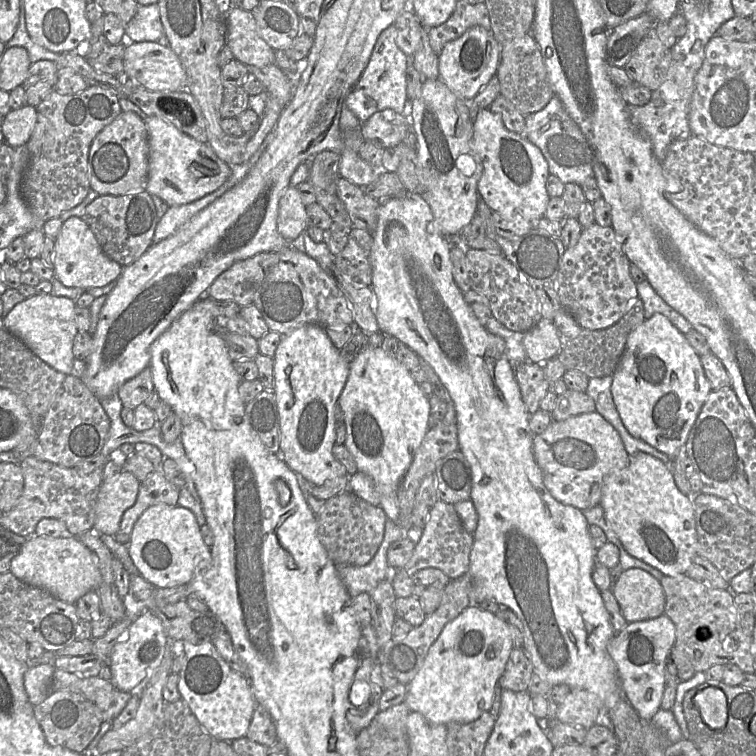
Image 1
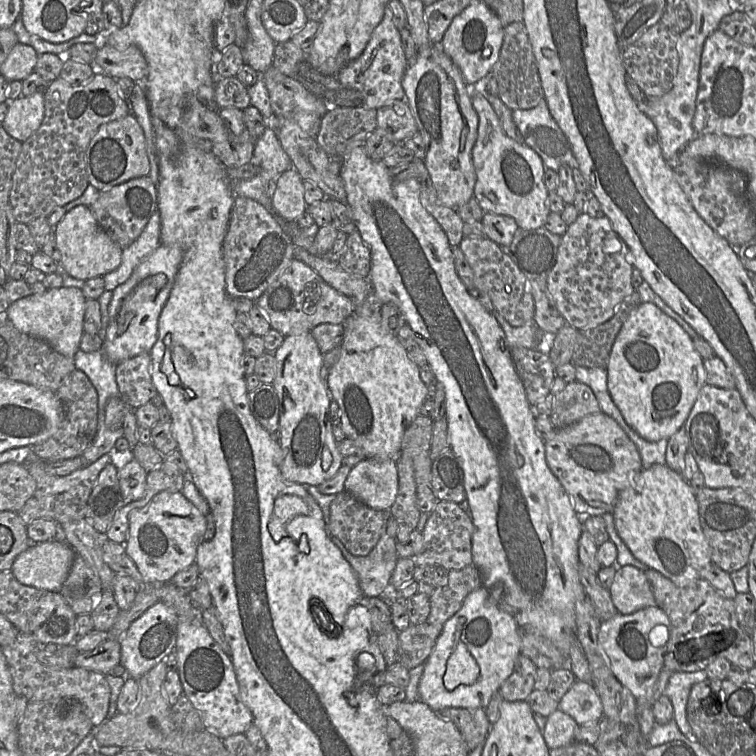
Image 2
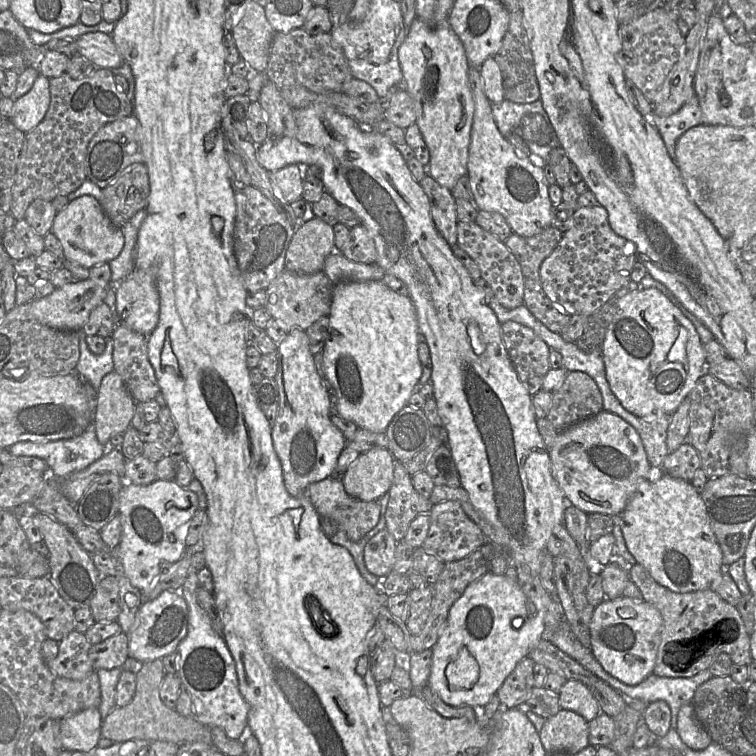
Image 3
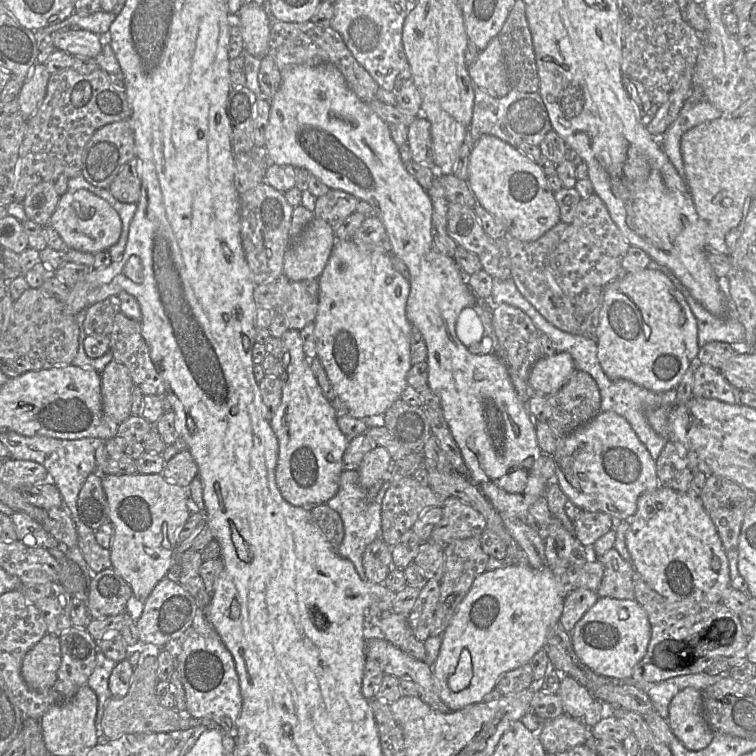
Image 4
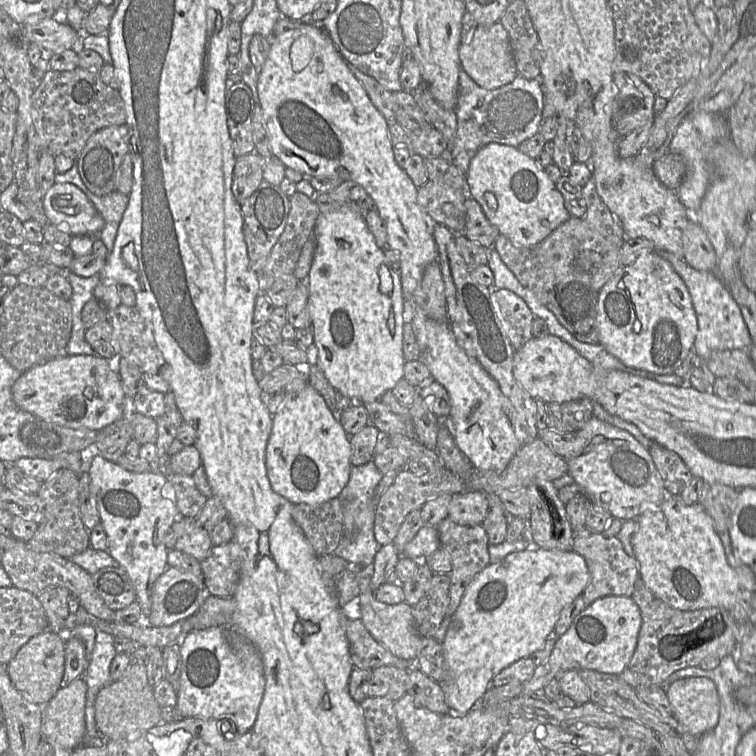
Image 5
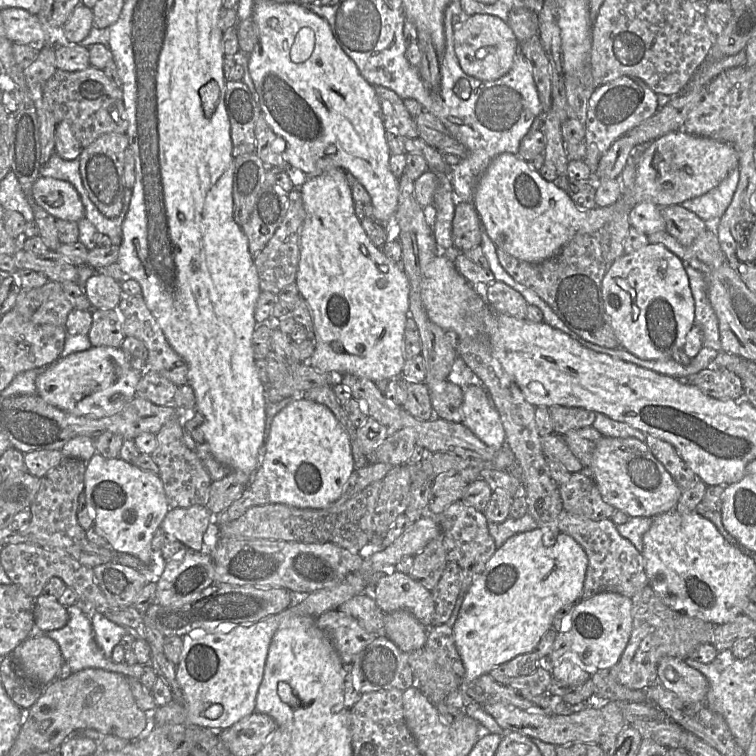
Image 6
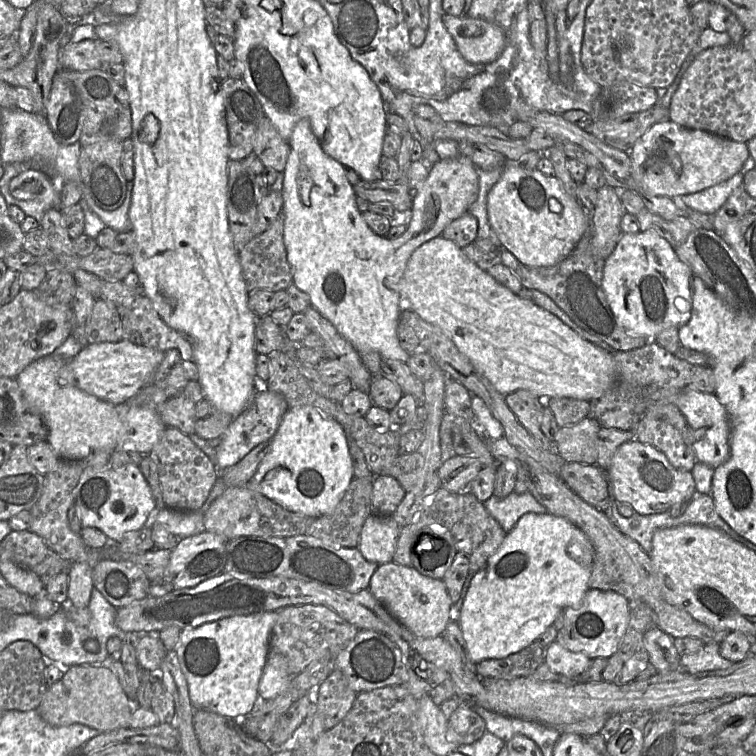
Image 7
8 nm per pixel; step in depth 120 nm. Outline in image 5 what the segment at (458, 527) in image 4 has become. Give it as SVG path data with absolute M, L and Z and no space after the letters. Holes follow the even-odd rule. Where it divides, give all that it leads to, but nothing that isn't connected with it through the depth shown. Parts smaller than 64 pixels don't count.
M482 491L461 492L453 495L448 518L459 525L477 526L483 523L489 510L489 501Z

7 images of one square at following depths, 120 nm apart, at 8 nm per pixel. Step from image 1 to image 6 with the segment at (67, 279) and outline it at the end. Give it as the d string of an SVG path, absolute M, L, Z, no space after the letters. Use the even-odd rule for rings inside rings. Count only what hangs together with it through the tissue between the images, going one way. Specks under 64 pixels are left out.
M40 176L33 185L32 199L55 219L78 223L85 217L81 198L69 182Z

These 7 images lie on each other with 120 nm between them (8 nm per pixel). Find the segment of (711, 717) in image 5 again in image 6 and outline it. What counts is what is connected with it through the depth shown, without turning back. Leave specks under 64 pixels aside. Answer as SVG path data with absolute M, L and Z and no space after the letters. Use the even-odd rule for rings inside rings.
M664 657L658 667L658 680L664 688L688 703L705 703L709 690L707 678L683 659Z

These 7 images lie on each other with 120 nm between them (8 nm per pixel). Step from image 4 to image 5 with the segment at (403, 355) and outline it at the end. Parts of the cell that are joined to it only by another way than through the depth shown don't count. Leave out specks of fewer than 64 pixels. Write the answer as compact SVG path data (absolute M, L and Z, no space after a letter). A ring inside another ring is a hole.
M346 203L339 209L327 213L319 212L317 217L314 236L316 239L316 248L313 263L307 276L308 281L308 309L311 315L314 343L318 349L317 366L323 372L330 384L351 398L357 404L381 400L382 395L392 390L399 380L404 376L404 355L403 355L403 325L404 325L404 303L405 299L402 293L401 276L396 273L387 262L384 251L376 244L373 234L368 229L364 218L357 210L355 203Z

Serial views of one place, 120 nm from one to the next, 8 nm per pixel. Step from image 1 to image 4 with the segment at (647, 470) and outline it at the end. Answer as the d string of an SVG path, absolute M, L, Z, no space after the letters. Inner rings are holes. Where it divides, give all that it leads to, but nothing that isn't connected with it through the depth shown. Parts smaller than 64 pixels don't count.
M659 486L639 498L636 513L626 521L630 524L626 546L631 563L654 591L670 601L722 602L724 592L731 586L727 553L699 497Z

